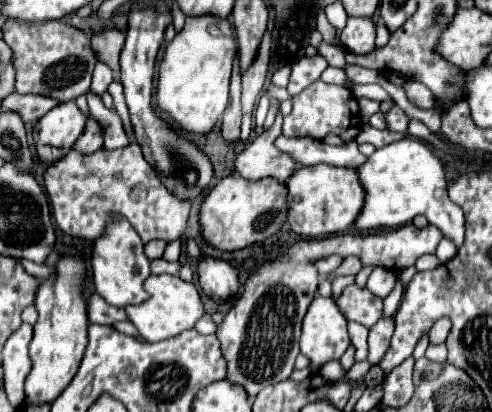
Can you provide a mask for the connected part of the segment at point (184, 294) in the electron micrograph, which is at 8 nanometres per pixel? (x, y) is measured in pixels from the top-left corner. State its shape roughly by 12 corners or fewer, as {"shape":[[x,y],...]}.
{"shape":[[171,274],[145,280],[149,298],[125,306],[149,342],[193,328],[203,302]]}

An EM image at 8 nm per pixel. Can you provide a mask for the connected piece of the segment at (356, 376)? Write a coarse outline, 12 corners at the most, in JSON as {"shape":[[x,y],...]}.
{"shape":[[367,360],[356,362],[339,381],[359,380],[369,371]]}

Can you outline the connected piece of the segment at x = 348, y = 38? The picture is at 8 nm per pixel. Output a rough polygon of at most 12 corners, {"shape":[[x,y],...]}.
{"shape":[[349,18],[341,44],[353,54],[375,50],[375,22]]}

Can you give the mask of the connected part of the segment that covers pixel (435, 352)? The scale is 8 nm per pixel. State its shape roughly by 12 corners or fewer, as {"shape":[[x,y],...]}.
{"shape":[[429,346],[425,358],[437,364],[447,362],[447,346]]}

